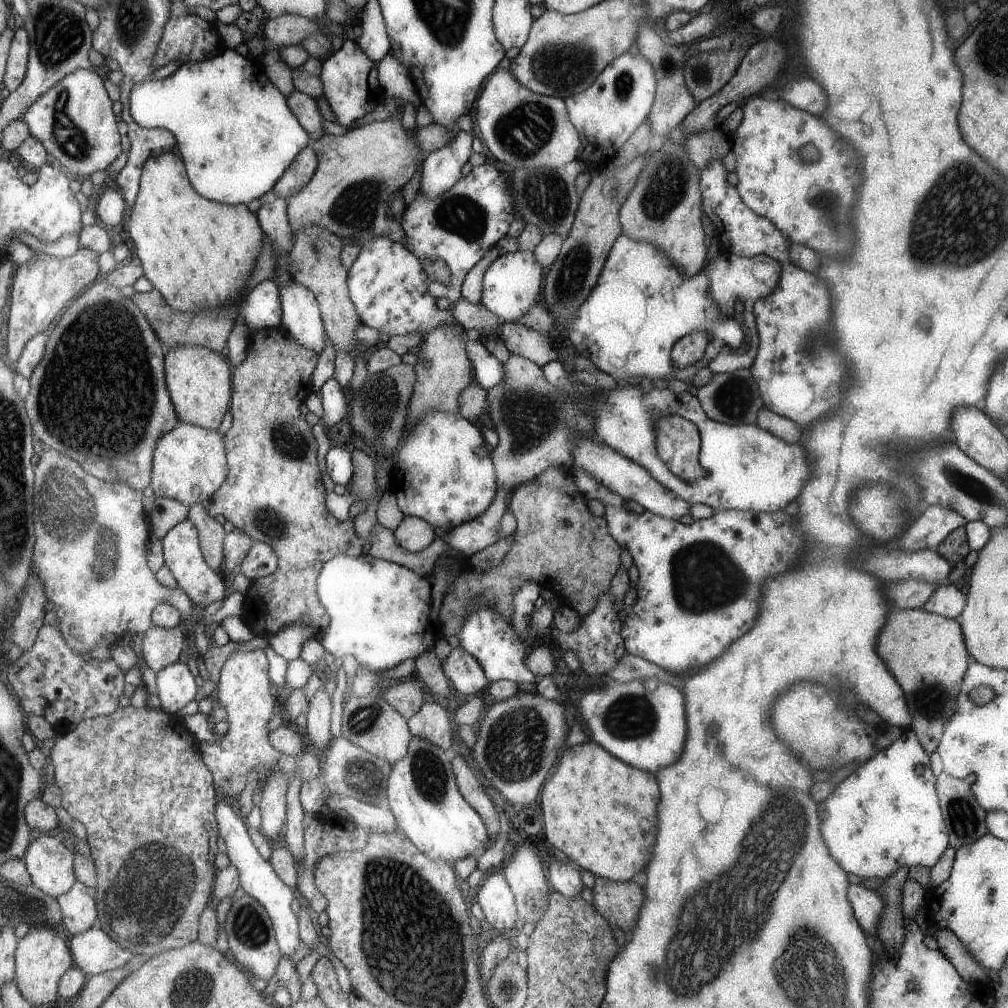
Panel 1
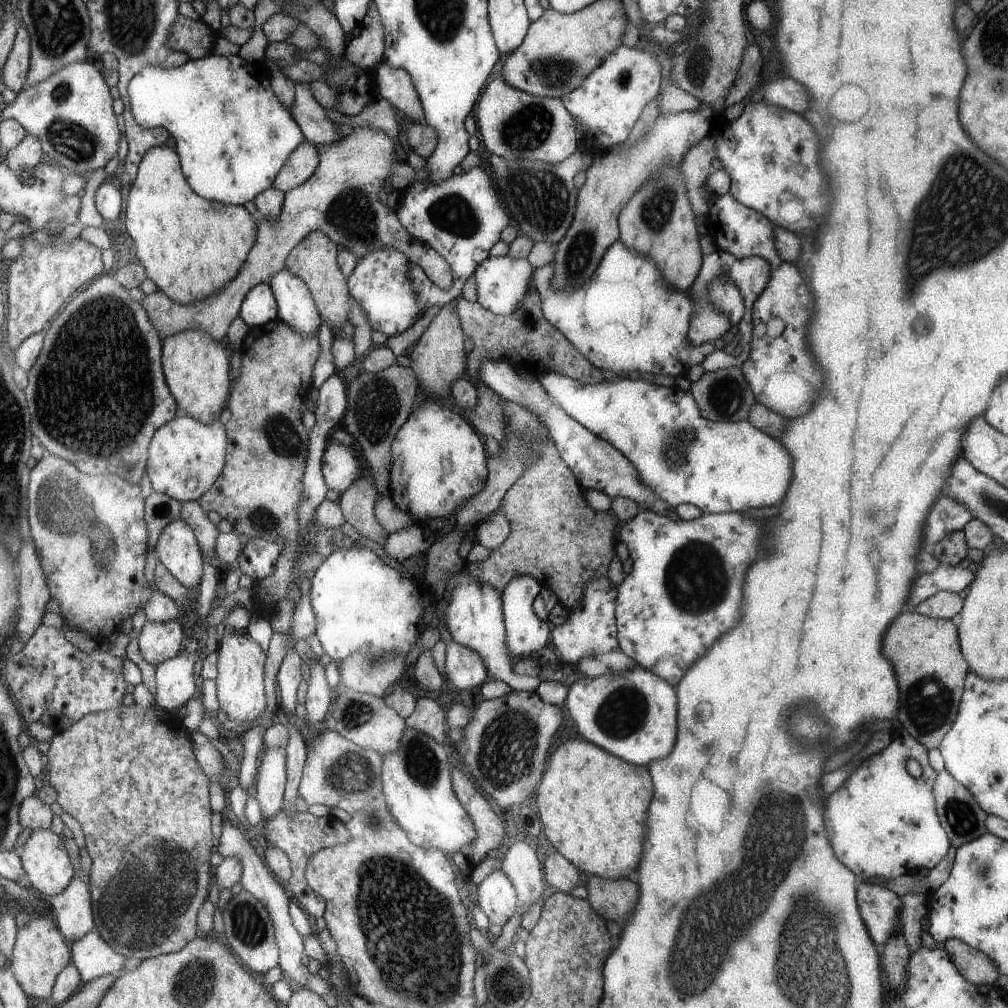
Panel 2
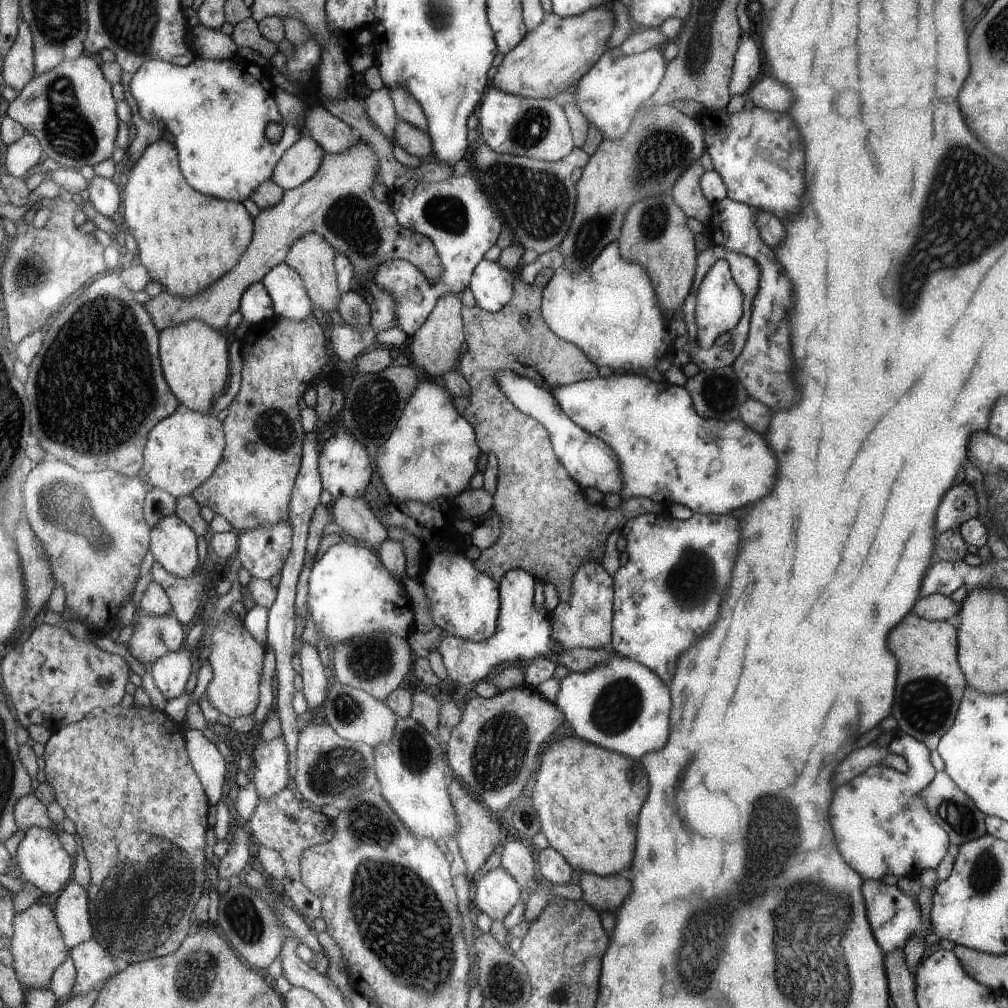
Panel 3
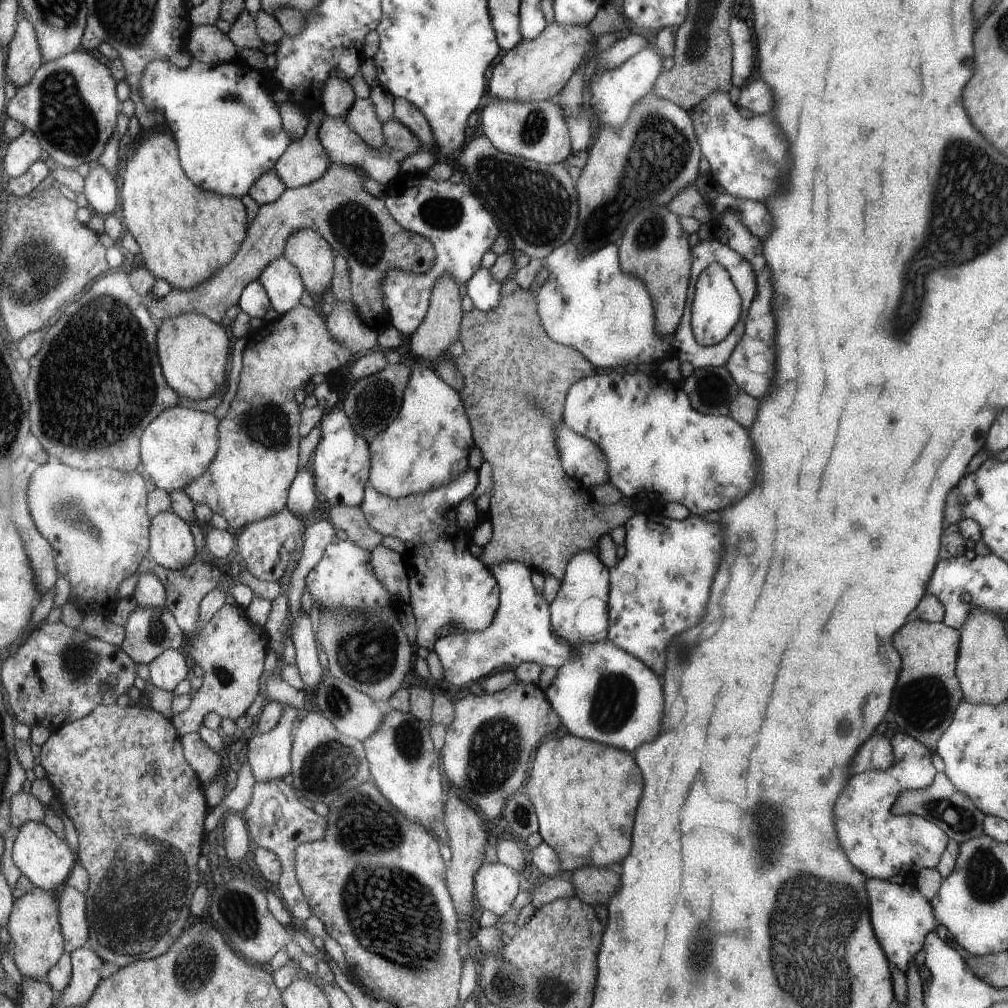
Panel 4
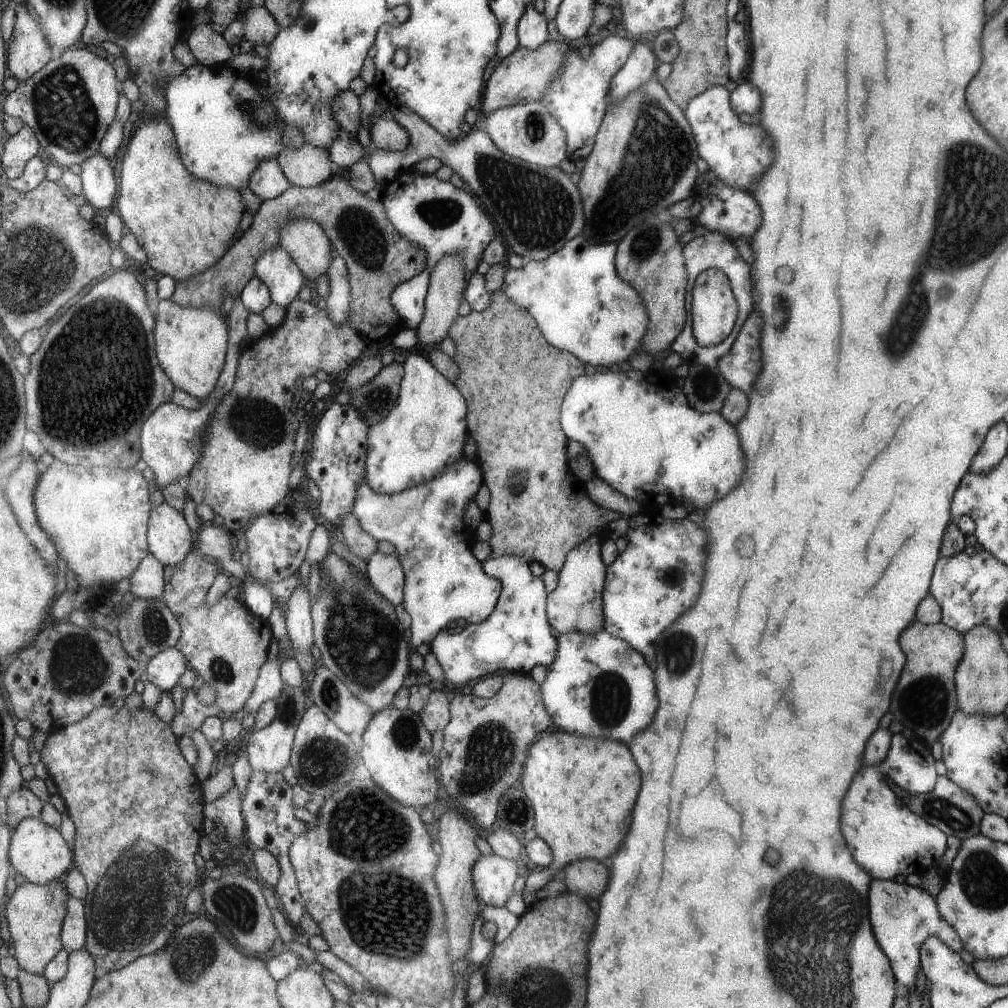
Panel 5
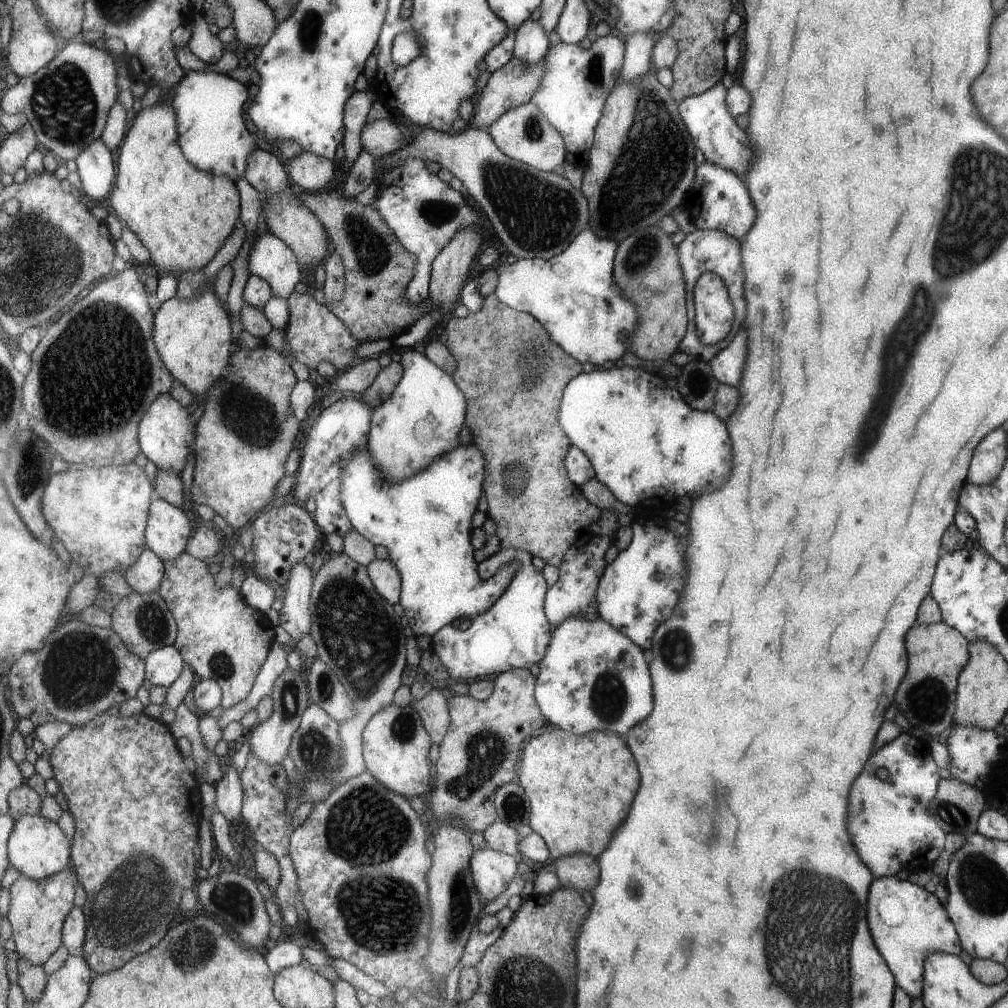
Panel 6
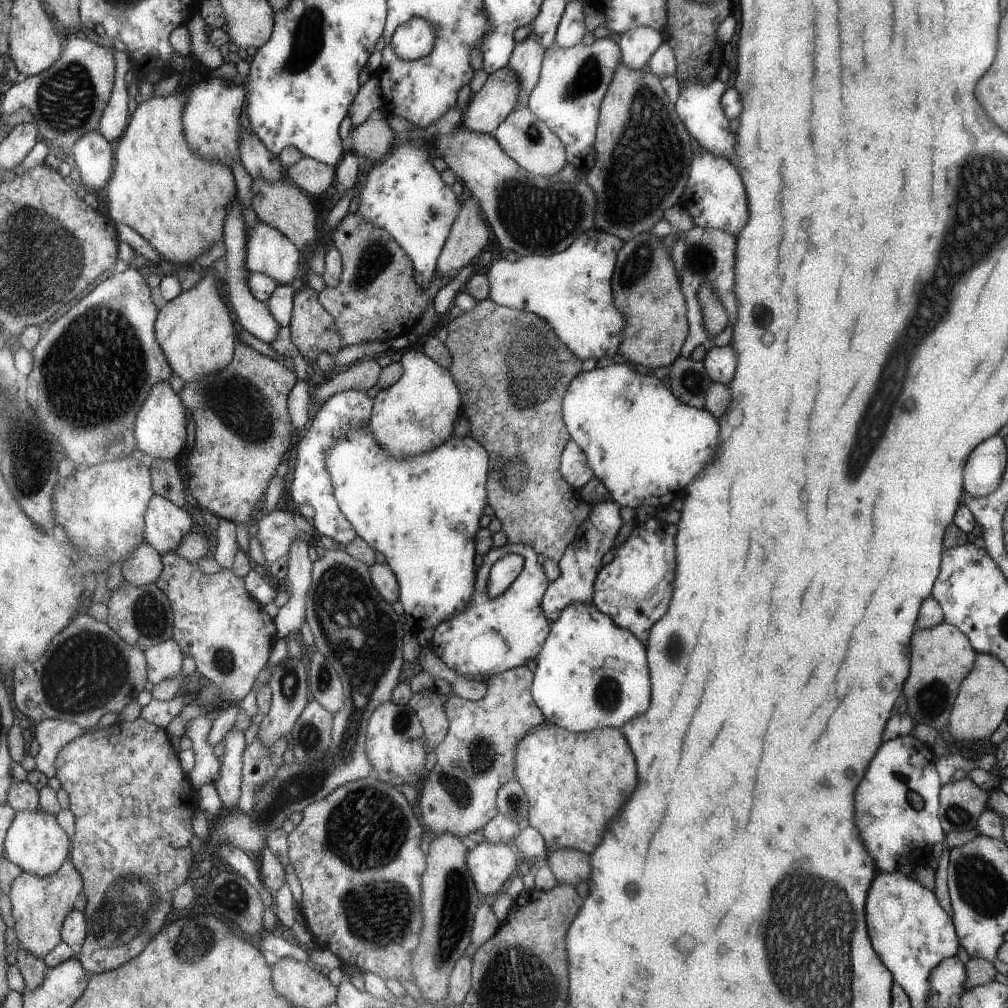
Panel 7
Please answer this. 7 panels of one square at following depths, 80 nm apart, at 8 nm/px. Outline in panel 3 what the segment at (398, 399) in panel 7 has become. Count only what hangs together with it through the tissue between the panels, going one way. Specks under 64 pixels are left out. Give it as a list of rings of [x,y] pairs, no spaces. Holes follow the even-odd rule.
[[[429,378],[427,382],[418,382],[405,403],[403,414],[397,419],[396,427],[377,449],[376,473],[381,477],[384,496],[393,504],[419,501],[429,505],[434,500],[441,500],[441,497],[459,495],[469,488],[469,481],[477,472],[477,458],[481,452],[479,445],[475,444],[473,429],[456,411],[452,400],[452,394],[439,380]]]

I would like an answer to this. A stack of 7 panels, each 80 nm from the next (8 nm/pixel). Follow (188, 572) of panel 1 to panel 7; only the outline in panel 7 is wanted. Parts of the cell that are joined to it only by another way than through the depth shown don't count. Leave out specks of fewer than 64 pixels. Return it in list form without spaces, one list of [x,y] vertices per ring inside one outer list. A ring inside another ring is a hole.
[[[153,495],[146,512],[146,541],[162,555],[176,551],[193,526],[195,522],[185,508]]]

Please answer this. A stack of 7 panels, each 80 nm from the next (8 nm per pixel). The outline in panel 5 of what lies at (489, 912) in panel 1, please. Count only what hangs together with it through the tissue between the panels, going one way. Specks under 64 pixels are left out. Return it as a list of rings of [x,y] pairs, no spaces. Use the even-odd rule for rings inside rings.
[[[495,854],[481,855],[481,858],[472,864],[472,885],[478,898],[487,906],[504,906],[514,891],[517,867],[515,862]]]

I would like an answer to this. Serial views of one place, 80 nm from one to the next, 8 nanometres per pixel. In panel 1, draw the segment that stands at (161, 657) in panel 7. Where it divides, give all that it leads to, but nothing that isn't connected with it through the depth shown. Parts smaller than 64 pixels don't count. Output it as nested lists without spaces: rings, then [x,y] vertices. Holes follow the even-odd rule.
[[[185,656],[176,664],[169,664],[156,673],[156,686],[161,709],[169,713],[185,708],[197,694],[196,672]]]

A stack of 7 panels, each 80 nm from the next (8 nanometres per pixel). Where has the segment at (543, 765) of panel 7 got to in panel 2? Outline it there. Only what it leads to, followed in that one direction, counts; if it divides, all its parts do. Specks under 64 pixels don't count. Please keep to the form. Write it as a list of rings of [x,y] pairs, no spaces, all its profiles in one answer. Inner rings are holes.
[[[579,738],[563,742],[561,746],[557,746],[557,752],[553,752],[553,760],[549,760],[549,772],[545,772],[541,788],[537,788],[535,810],[539,810],[543,832],[551,846],[555,846],[557,853],[577,870],[584,871],[587,876],[596,875],[605,879],[624,878],[623,876],[627,876],[631,870],[635,870],[641,858],[643,826],[639,822],[645,818],[651,792],[653,788],[647,768],[627,764],[607,754],[600,747],[597,748]]]

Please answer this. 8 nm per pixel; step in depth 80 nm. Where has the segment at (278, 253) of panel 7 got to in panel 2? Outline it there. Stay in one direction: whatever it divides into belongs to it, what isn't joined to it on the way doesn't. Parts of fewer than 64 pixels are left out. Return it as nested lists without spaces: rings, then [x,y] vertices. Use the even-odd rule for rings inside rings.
[[[283,268],[267,280],[277,304],[277,319],[289,328],[295,328],[303,338],[315,336],[321,326],[321,318],[311,292],[303,280]]]

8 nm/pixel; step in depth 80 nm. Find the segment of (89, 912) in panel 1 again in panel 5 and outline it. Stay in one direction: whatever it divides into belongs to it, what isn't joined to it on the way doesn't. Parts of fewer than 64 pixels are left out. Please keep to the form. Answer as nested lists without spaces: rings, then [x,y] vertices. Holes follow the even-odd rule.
[[[71,895],[62,928],[62,941],[70,953],[85,948],[88,939],[88,927],[86,901]]]

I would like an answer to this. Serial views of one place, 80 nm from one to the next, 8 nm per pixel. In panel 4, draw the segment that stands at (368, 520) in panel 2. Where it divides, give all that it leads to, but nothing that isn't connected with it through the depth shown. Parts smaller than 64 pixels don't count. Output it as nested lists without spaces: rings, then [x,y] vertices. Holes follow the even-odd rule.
[[[332,504],[328,508],[329,520],[336,530],[343,530],[346,539],[359,548],[371,552],[382,544],[382,536],[372,529],[359,506]]]

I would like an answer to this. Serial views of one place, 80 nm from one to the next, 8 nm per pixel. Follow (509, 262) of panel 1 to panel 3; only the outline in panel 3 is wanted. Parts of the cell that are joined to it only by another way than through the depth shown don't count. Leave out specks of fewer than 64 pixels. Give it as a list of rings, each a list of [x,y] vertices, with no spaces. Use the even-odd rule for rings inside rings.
[[[480,260],[467,286],[474,296],[475,305],[490,313],[500,311],[512,299],[513,283],[516,283],[520,265],[509,270],[497,261]]]

